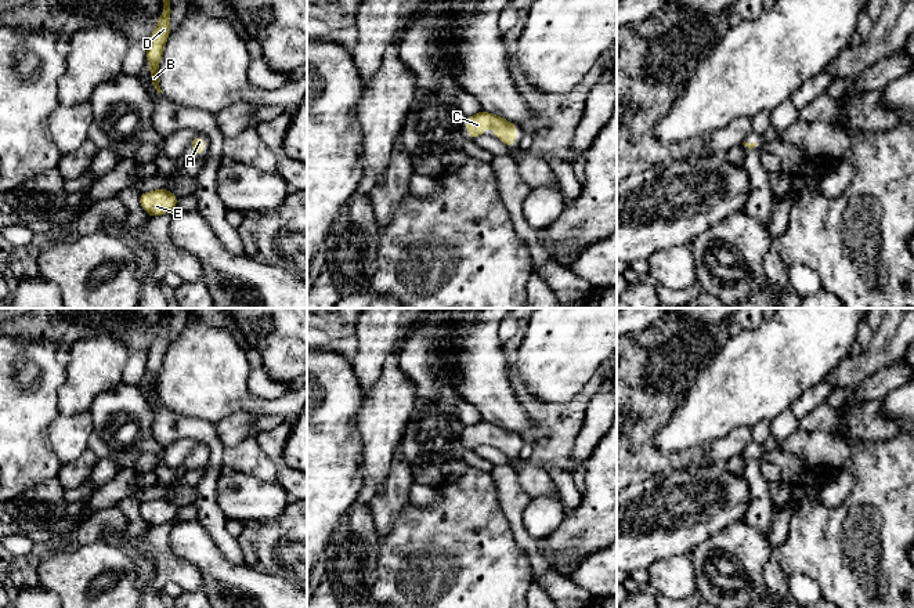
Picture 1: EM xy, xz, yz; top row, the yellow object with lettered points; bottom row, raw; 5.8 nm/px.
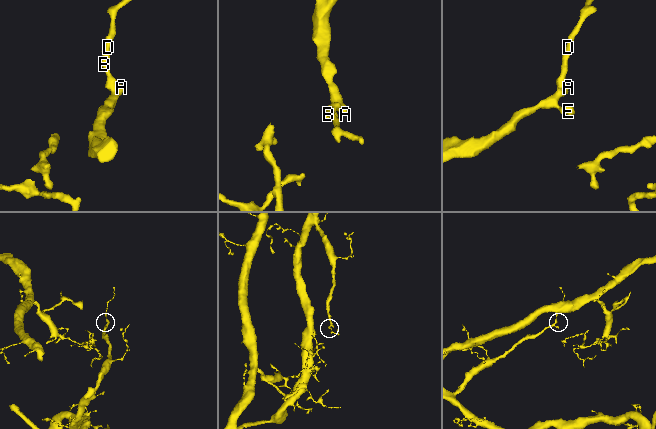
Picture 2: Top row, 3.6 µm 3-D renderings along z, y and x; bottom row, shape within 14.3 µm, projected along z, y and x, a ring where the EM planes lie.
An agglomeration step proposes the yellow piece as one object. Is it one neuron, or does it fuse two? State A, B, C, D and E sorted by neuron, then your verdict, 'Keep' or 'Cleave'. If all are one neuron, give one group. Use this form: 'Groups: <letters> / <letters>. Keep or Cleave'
Groups: A B C D E. Keep

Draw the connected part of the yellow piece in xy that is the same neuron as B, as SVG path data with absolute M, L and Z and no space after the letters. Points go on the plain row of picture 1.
M163 310L163 322L158 329L158 336L152 341L148 352L147 352L147 370L149 372L151 380L149 387L156 398L156 401L160 403L160 395L159 395L159 372L163 365L165 354L170 344L170 310Z

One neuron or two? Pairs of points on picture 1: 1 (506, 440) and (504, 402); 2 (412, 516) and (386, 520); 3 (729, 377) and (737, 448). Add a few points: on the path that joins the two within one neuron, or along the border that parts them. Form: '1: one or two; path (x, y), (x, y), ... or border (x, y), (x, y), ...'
1: two; border (483, 419), (519, 435)
2: two; border (409, 502), (392, 528), (380, 538)
3: two; border (751, 427), (736, 427), (710, 445)

